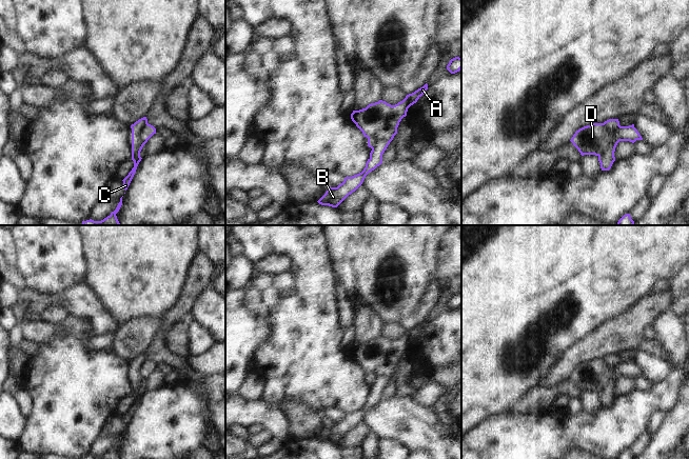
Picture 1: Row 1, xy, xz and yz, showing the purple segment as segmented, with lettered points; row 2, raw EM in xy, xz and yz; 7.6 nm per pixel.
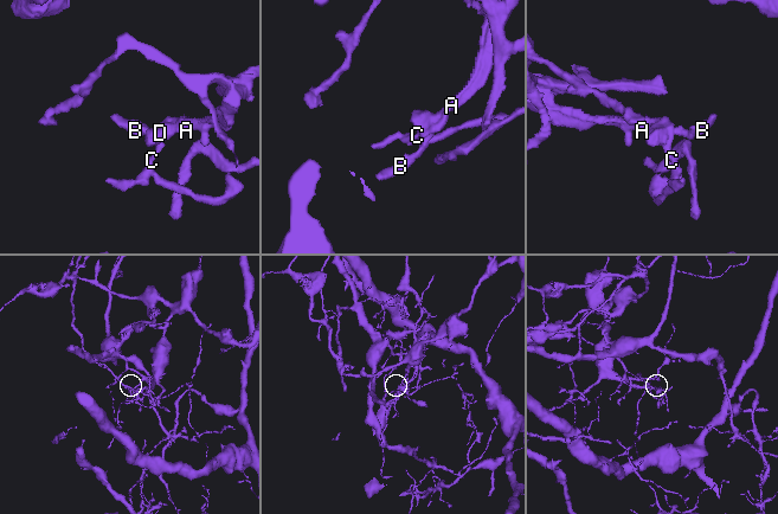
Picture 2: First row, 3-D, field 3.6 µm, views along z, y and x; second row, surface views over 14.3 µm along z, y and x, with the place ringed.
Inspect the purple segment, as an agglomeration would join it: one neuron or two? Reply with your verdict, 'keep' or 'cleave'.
cleave

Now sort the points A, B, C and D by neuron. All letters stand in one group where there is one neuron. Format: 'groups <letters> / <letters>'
groups A B D / C

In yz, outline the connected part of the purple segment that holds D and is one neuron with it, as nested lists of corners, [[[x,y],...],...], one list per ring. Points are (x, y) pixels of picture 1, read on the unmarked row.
[[[592,359],[576,366],[570,377],[582,392],[595,391],[599,393],[607,387],[614,374],[618,378],[630,377],[632,379],[643,376],[634,360],[621,362],[617,367],[613,368],[604,359]]]

